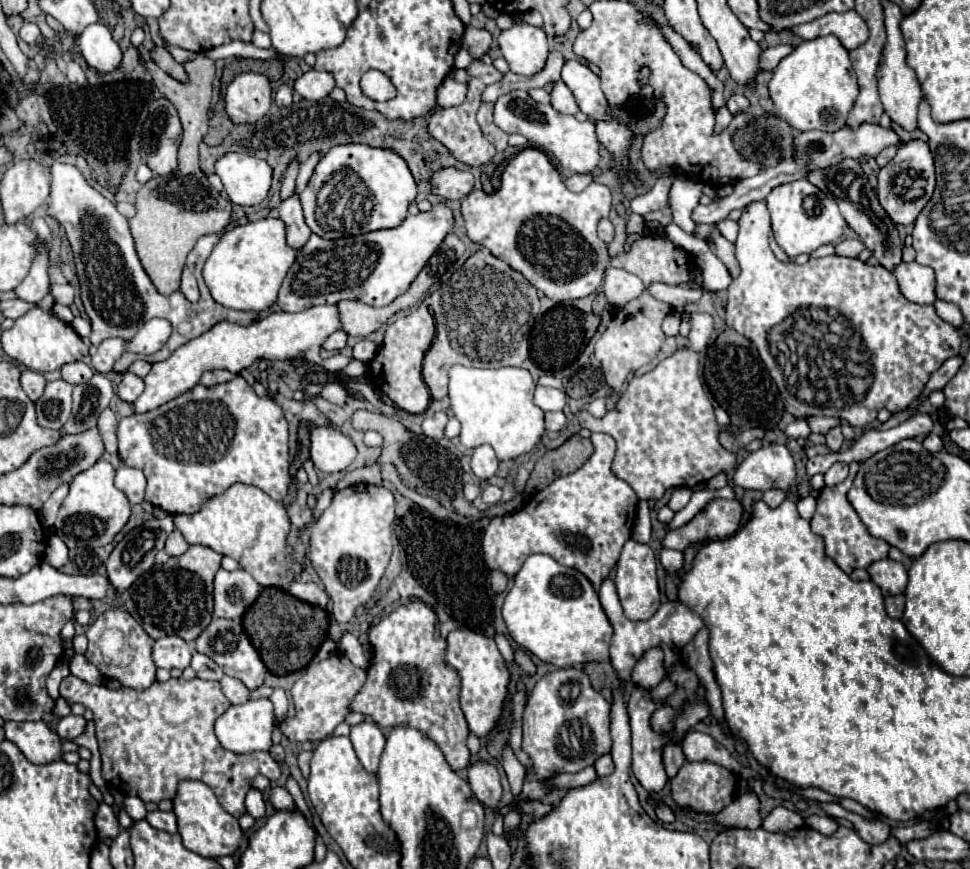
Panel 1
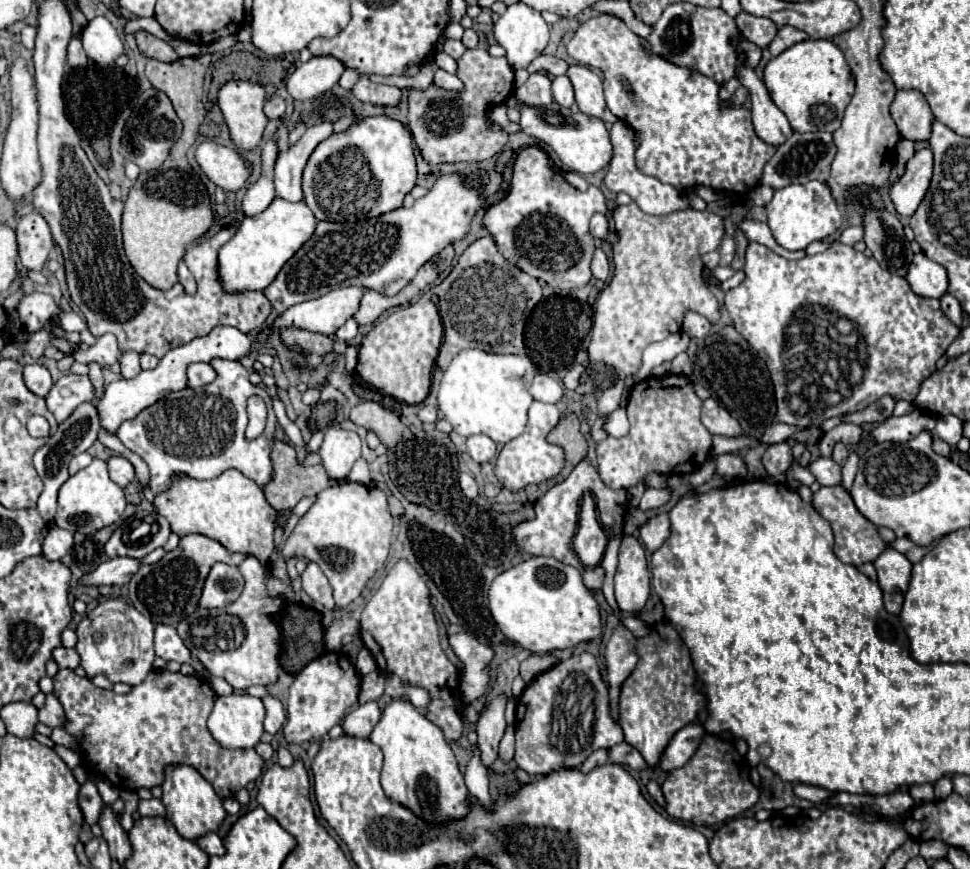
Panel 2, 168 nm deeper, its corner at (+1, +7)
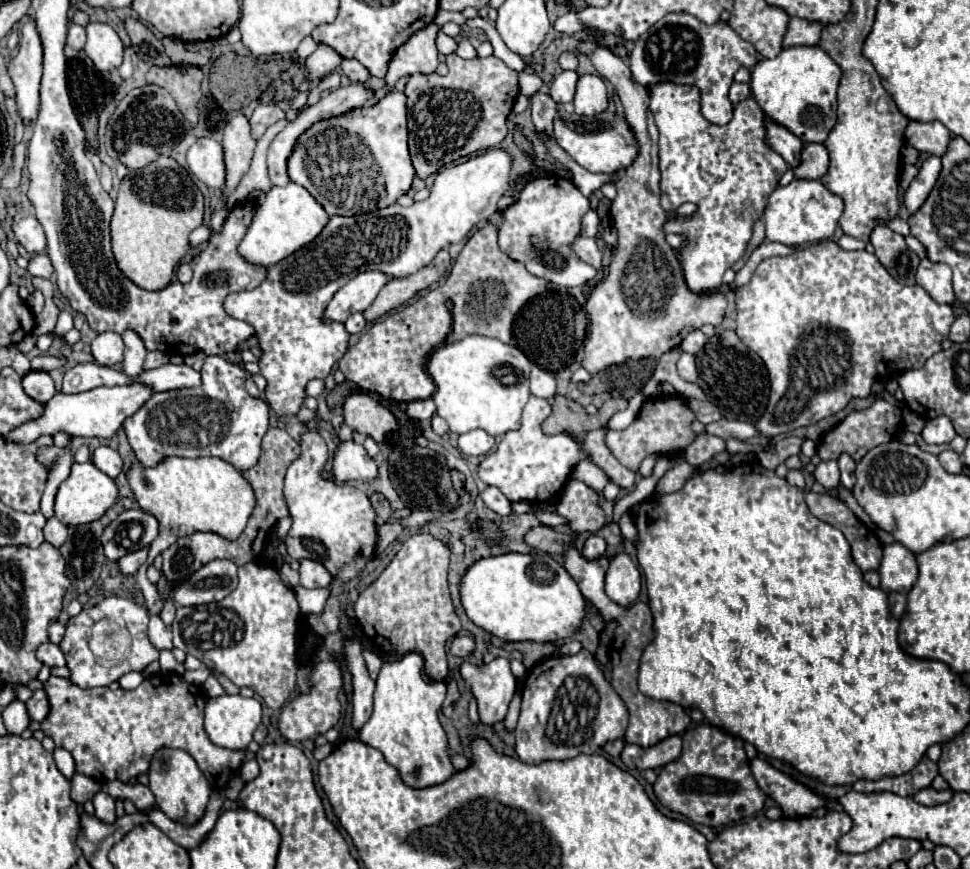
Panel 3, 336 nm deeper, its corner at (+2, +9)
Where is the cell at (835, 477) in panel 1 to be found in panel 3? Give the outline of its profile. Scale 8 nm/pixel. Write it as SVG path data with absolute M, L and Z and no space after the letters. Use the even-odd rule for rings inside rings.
M828 460L828 462L820 462L816 466L814 472L816 482L820 482L824 488L836 488L840 484L840 470L838 470L838 462L836 460Z

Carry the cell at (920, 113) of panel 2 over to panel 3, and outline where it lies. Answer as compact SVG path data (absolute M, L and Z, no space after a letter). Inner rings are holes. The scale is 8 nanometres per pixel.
M910 122L906 128L906 140L920 152L944 156L948 152L952 132L940 122Z

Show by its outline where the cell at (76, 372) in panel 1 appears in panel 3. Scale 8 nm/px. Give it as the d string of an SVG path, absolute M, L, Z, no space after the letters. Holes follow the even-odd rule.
M42 354L42 356L36 356L32 360L32 368L34 370L42 370L42 372L50 372L50 370L56 370L60 366L64 366L66 360L64 358L56 358L56 356L48 356L48 354Z

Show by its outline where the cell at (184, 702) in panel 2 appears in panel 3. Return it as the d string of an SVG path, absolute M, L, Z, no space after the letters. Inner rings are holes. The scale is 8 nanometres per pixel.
M178 674L148 676L134 690L112 690L108 686L82 690L68 678L50 676L44 682L44 692L50 702L50 712L42 720L40 730L50 736L58 748L66 748L72 754L76 772L98 782L128 782L148 772L152 754L164 746L188 752L216 792L224 790L228 780L238 774L242 766L244 752L220 748L212 744L204 732L204 688L186 682Z

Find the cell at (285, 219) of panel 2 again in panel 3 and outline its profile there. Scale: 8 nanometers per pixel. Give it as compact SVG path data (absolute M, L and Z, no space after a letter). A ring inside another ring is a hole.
M288 182L282 188L272 186L270 192L266 194L264 202L258 206L258 212L256 212L242 244L238 246L238 250L248 262L268 268L268 266L284 260L292 252L300 250L308 242L312 242L324 230L328 220L330 220L330 216L326 214L326 210L314 200L314 196L304 186L300 186L296 182Z

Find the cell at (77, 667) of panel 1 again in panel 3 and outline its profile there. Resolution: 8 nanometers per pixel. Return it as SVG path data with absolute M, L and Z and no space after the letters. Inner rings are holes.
M46 642L46 644L42 644L38 650L36 650L36 658L42 662L42 664L46 664L46 666L66 666L66 658L64 658L64 654L62 654L62 650L56 646L56 644L52 644L52 642Z

